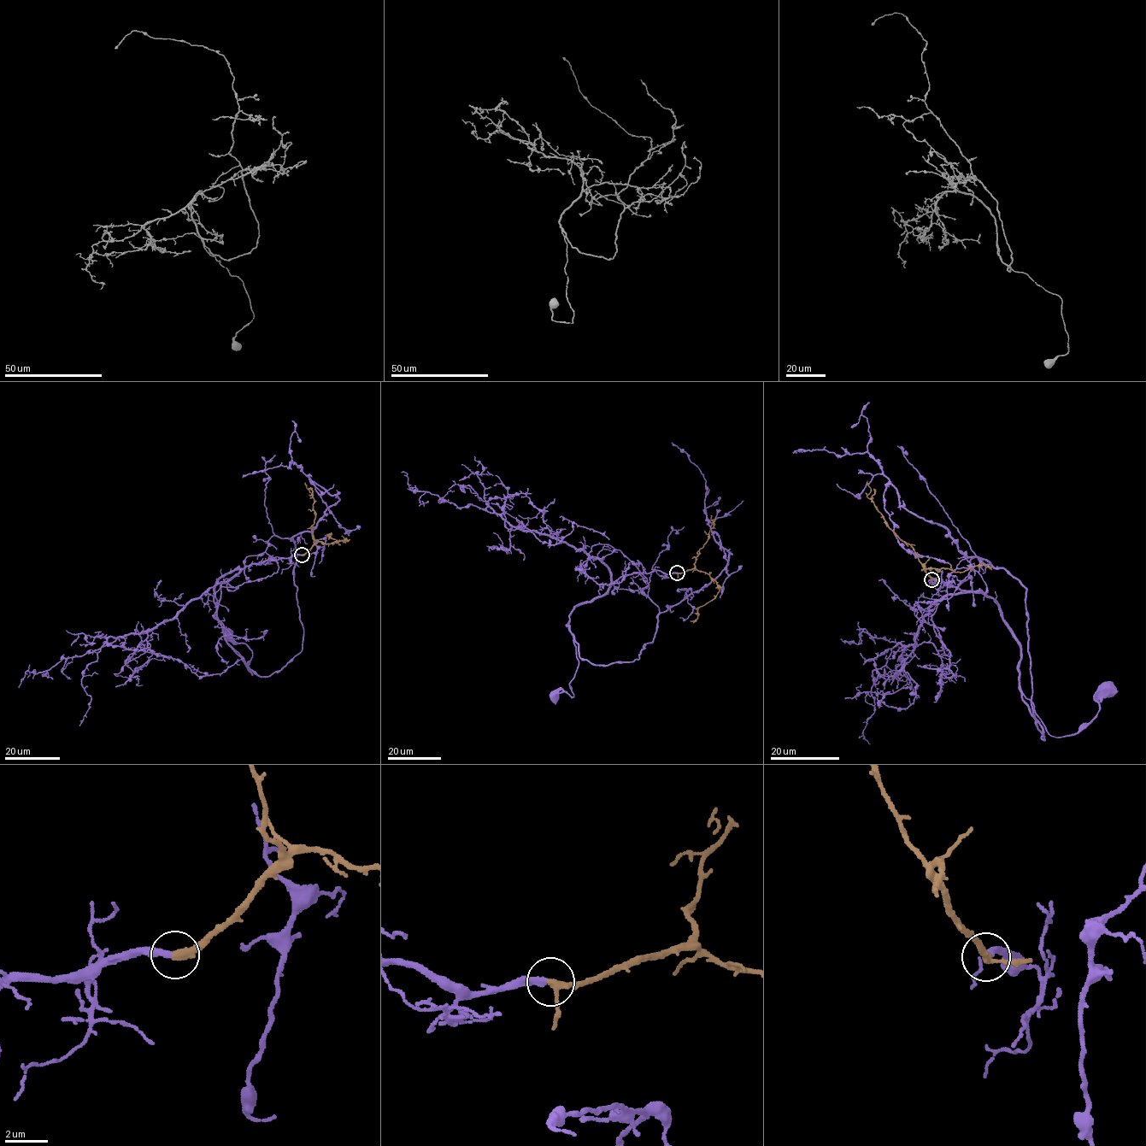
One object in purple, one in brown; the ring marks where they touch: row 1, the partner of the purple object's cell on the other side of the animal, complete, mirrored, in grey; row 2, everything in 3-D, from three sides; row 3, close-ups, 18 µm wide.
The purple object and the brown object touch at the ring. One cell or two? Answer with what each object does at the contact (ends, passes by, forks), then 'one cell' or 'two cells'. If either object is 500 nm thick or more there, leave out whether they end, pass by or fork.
purple ends; brown passes by; one cell

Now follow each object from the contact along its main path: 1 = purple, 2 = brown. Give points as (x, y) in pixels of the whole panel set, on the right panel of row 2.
1: (931, 578), (993, 599), (1019, 647), (1019, 686), (1051, 735), (1079, 731), (1096, 715), (1097, 701), (1107, 688)
2: (931, 579), (912, 547), (898, 537), (866, 496), (871, 489), (867, 480)

